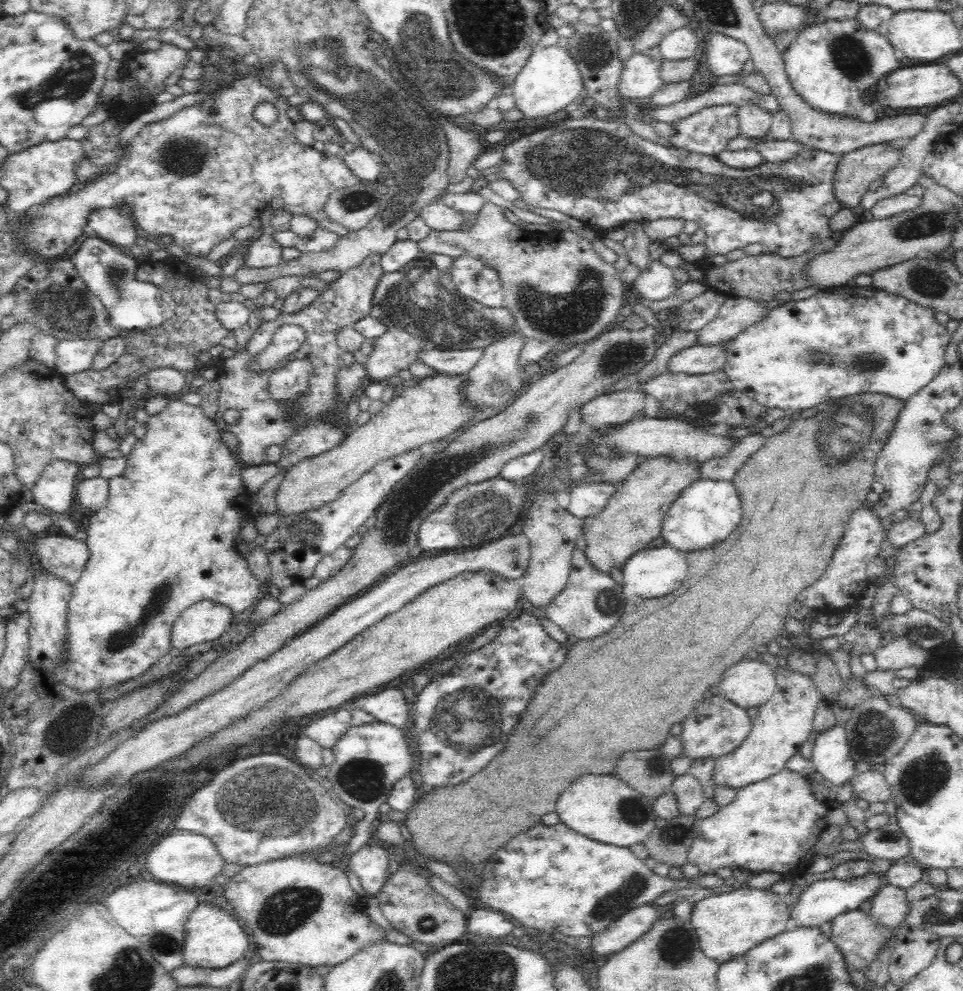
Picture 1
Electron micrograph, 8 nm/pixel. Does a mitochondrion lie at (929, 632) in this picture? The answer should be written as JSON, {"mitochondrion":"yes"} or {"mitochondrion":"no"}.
{"mitochondrion":"yes"}

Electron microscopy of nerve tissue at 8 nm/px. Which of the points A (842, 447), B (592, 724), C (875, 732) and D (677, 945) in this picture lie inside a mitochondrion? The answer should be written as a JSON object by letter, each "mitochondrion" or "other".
{"A":"mitochondrion","B":"other","C":"mitochondrion","D":"mitochondrion"}

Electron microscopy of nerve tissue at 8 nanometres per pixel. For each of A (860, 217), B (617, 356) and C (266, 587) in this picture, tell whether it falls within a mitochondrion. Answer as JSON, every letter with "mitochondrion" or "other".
{"A":"other","B":"mitochondrion","C":"other"}

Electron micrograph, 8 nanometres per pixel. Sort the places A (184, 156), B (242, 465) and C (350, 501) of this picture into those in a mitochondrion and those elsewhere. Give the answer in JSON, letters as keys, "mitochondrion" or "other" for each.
{"A":"mitochondrion","B":"other","C":"other"}

